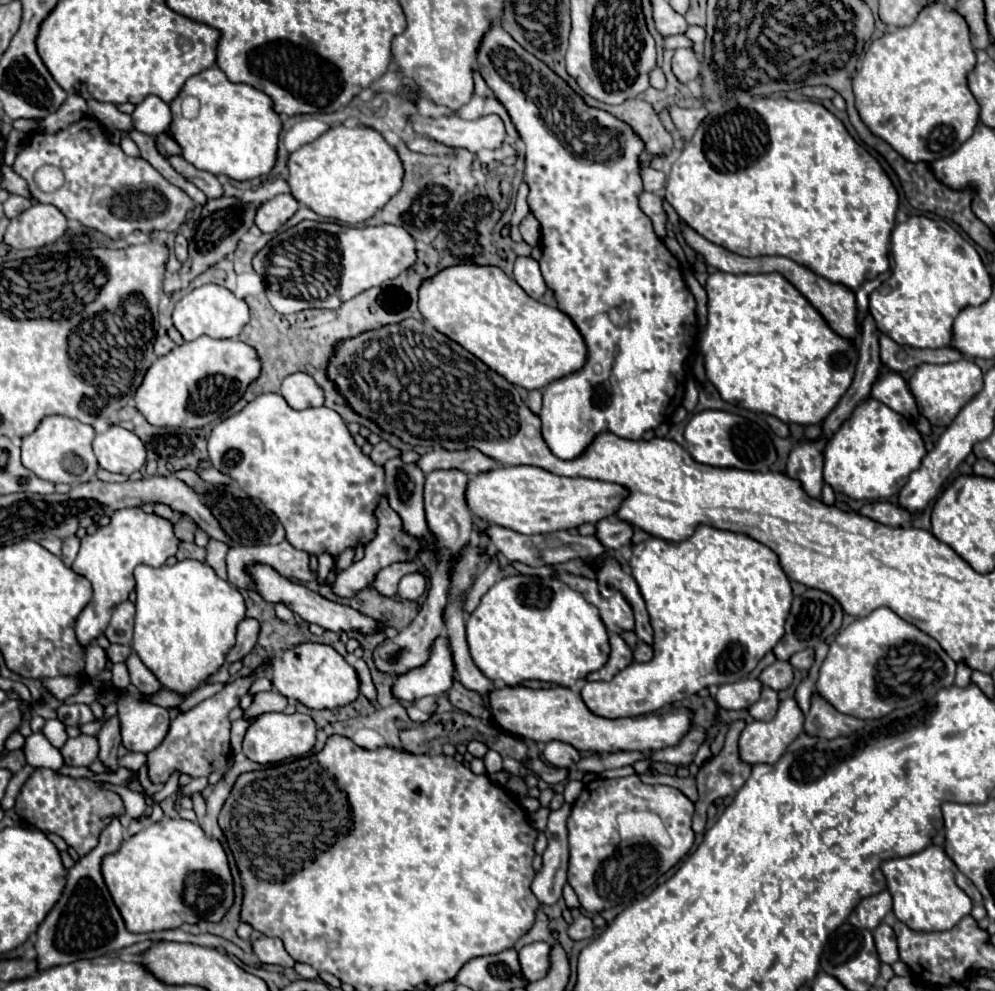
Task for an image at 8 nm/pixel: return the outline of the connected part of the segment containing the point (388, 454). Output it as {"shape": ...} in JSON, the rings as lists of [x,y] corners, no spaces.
{"shape":[[[378,442],[374,448],[372,448],[372,452],[370,452],[370,458],[376,462],[376,464],[384,464],[386,460],[390,460],[390,458],[394,458],[394,456],[400,456],[402,452],[398,450],[398,448],[394,448],[392,444],[388,444],[388,442]]]}

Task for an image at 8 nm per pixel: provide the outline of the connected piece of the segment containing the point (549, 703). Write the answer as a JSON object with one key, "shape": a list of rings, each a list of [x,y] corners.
{"shape":[[[524,686],[500,688],[488,696],[490,714],[510,734],[536,742],[568,742],[580,752],[622,752],[622,750],[664,750],[676,746],[688,734],[692,718],[686,708],[666,708],[666,714],[646,714],[638,718],[602,718],[592,714],[578,692],[556,686],[552,690],[532,690]]]}

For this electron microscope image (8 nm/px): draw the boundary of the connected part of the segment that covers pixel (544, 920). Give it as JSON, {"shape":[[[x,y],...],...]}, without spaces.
{"shape":[[[538,912],[534,926],[518,940],[516,950],[520,950],[520,948],[526,946],[526,944],[540,942],[540,940],[544,940],[544,942],[550,942],[550,940],[552,940],[552,934],[550,934],[550,920],[548,920],[548,916],[546,916],[544,912]]]}

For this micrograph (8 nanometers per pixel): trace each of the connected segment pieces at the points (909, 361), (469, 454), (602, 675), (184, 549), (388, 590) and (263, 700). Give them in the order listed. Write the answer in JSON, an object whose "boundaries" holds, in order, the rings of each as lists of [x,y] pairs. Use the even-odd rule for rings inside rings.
{"boundaries":[[[[880,334],[878,338],[880,342],[880,360],[886,368],[894,370],[894,372],[906,372],[910,368],[916,368],[924,362],[930,364],[946,364],[946,362],[954,362],[964,358],[960,352],[952,350],[952,348],[938,348],[938,350],[918,350],[912,346],[900,346],[896,342],[892,342],[892,338],[888,338],[886,334]]],[[[434,448],[432,452],[424,454],[418,460],[418,466],[424,474],[440,468],[458,468],[464,470],[468,476],[476,476],[482,472],[490,472],[498,466],[496,460],[488,458],[486,454],[480,454],[480,450],[440,450]]],[[[618,634],[610,636],[610,646],[612,646],[612,652],[606,666],[600,668],[598,672],[592,672],[586,680],[612,680],[620,670],[624,670],[632,662],[632,650]]],[[[180,542],[178,552],[176,552],[178,560],[186,560],[186,558],[194,558],[194,560],[204,560],[206,552],[204,548],[198,548],[194,542]]],[[[396,562],[388,568],[382,568],[372,584],[374,590],[378,590],[382,596],[394,596],[398,592],[398,582],[404,574],[416,572],[416,562]]],[[[270,690],[270,692],[258,692],[254,696],[252,706],[246,710],[246,718],[258,716],[258,714],[266,714],[266,712],[284,712],[288,704],[288,698],[282,696],[278,690]]]]}

